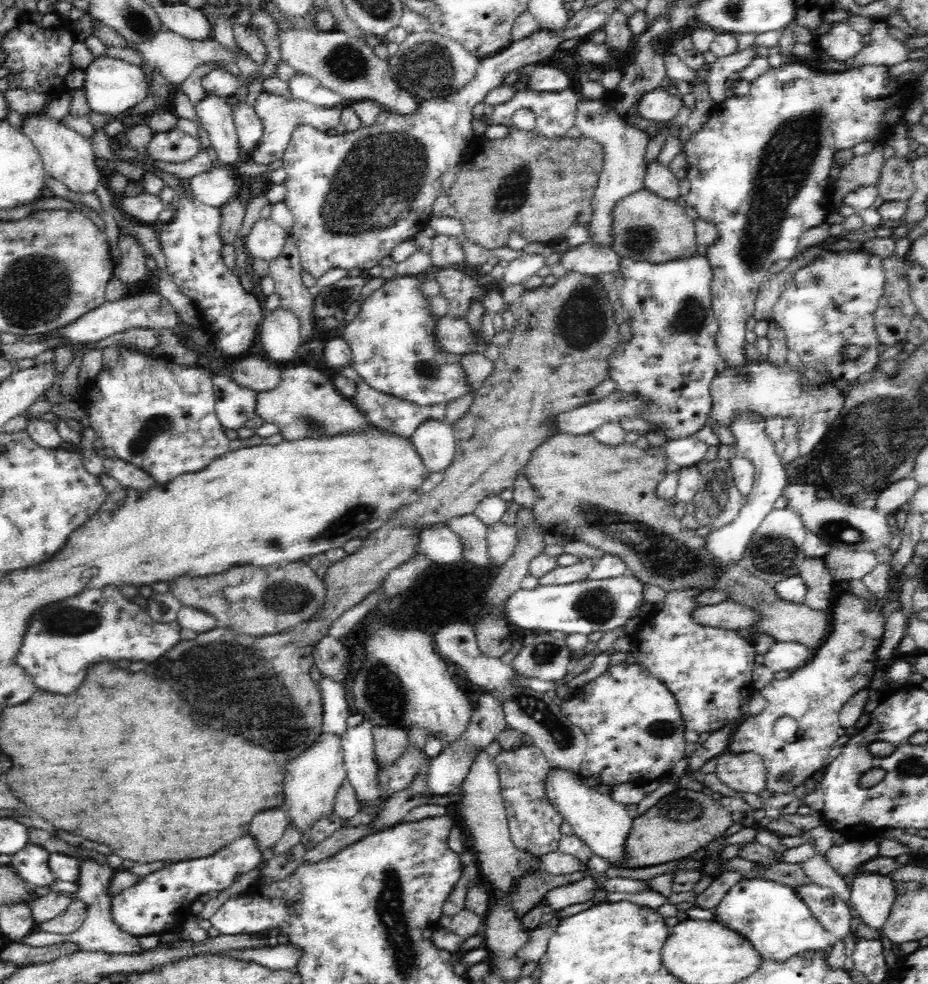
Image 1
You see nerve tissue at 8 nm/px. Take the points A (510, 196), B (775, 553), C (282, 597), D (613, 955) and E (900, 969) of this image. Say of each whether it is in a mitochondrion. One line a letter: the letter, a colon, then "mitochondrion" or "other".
A: mitochondrion
B: mitochondrion
C: mitochondrion
D: other
E: other

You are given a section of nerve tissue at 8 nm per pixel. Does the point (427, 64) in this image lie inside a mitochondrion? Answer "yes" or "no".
yes

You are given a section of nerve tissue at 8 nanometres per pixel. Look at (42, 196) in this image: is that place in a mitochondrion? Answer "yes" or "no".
no

